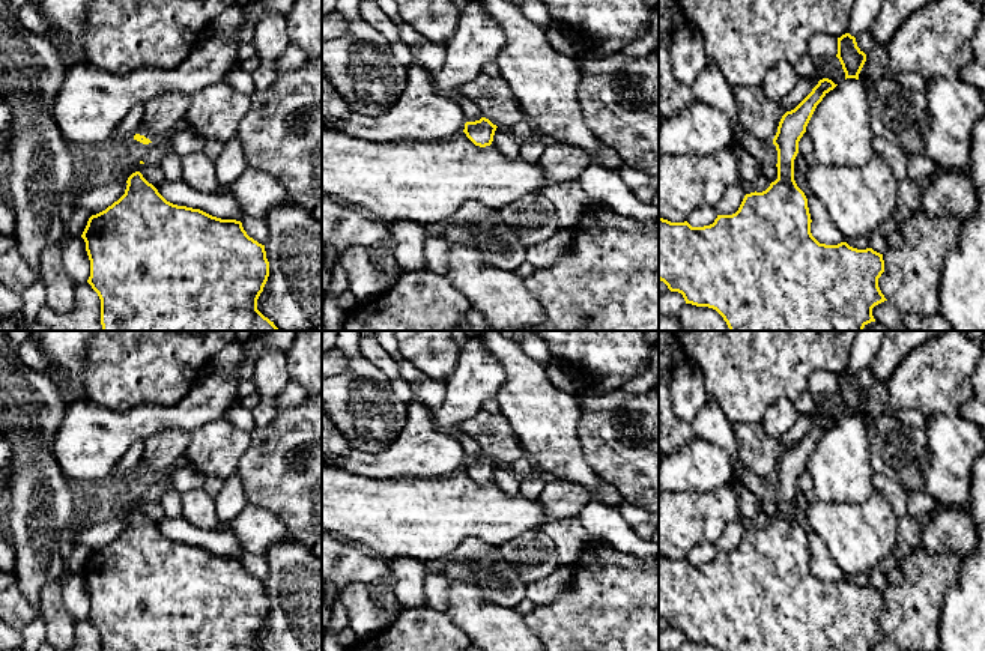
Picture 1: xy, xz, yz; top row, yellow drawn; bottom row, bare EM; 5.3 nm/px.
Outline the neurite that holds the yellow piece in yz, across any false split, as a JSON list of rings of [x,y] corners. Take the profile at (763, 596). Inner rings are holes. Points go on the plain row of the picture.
[[[829,415],[820,416],[794,447],[782,453],[773,475],[777,516],[762,529],[746,531],[735,550],[717,552],[713,561],[704,564],[659,555],[659,616],[671,628],[681,630],[686,640],[708,643],[719,651],[872,651],[875,642],[887,637],[878,624],[878,615],[884,609],[883,591],[872,585],[857,586],[847,579],[820,580],[811,570],[808,535],[794,517],[799,478],[817,442],[836,422]]]

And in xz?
[[[481,454],[475,459],[466,459],[463,469],[475,483],[486,484],[492,481],[496,465],[489,456]]]

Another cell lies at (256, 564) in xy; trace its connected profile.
[[[242,553],[241,559],[250,574],[262,582],[266,580],[269,568],[263,555]]]

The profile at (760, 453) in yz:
[[[734,425],[734,435],[746,471],[773,480],[779,459],[785,451],[779,442],[768,436],[761,425]]]

